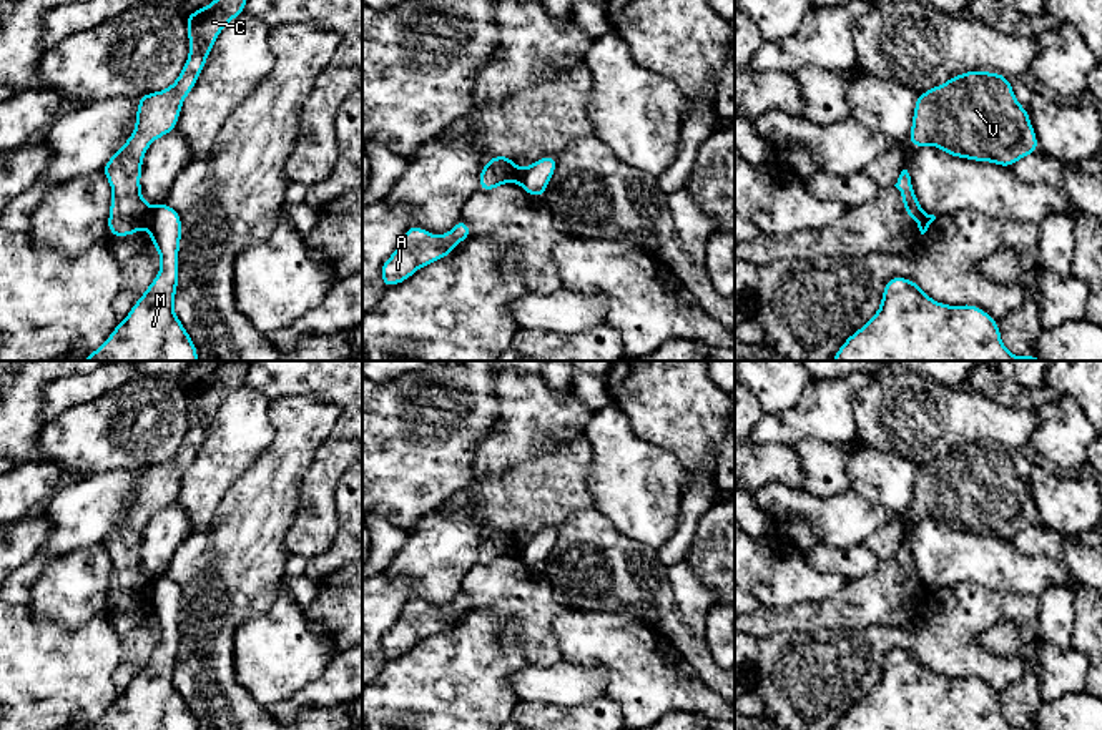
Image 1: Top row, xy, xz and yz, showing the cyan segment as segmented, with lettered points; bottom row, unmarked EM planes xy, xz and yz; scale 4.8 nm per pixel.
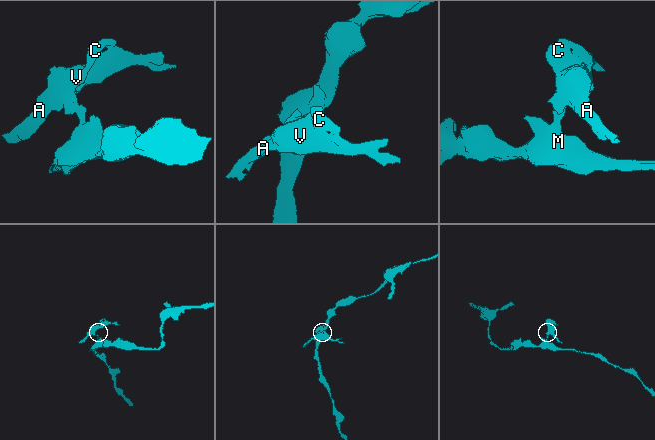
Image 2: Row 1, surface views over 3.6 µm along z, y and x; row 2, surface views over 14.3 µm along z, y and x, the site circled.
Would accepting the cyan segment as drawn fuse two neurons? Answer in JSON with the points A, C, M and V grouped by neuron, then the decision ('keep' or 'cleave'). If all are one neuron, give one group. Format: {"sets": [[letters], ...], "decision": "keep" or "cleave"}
{"sets": [["A", "C", "V"], ["M"]], "decision": "cleave"}

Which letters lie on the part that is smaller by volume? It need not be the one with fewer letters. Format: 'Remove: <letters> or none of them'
Remove: A, C, V

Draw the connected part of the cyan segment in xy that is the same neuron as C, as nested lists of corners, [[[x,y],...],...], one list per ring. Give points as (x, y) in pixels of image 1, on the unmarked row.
[[[226,361],[204,381],[189,384],[184,441],[171,459],[138,469],[136,501],[101,540],[113,562],[106,599],[111,609],[136,607],[148,595],[153,579],[141,570],[143,529],[156,511],[176,502],[181,477],[196,457],[218,407],[243,387],[248,367],[249,361]]]

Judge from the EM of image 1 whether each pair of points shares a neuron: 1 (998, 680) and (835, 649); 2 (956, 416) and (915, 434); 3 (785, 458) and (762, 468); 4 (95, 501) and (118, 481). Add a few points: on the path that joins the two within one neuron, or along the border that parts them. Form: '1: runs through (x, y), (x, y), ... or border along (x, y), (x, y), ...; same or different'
1: runs through (958, 652), (944, 639), (880, 639), (875, 642); same
2: runs through (946, 418), (929, 419), (924, 424); same
3: runs through (780, 463), (767, 463); same
4: runs through (100, 499), (113, 486); same

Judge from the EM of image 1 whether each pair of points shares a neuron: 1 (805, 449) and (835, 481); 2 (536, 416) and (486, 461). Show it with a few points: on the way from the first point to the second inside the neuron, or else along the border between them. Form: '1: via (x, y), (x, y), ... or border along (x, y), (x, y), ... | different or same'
1: via (813, 458), (826, 473) | same
2: via (524, 428), (497, 451) | same

